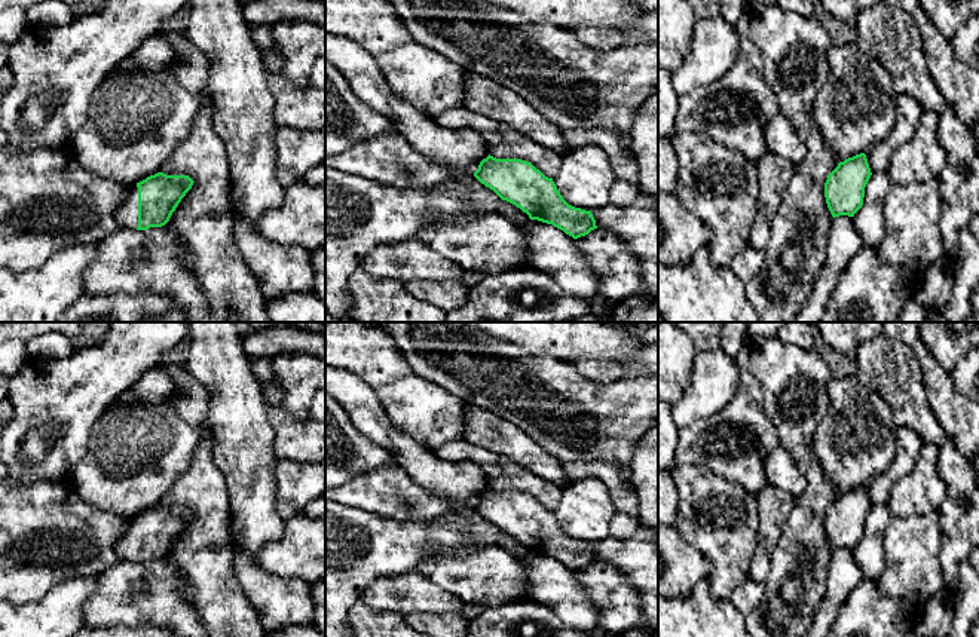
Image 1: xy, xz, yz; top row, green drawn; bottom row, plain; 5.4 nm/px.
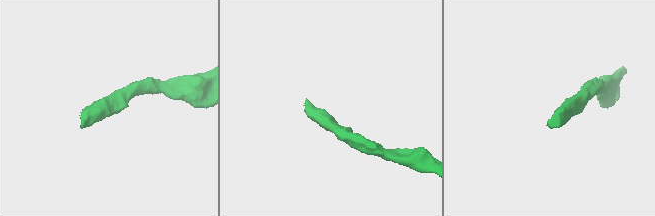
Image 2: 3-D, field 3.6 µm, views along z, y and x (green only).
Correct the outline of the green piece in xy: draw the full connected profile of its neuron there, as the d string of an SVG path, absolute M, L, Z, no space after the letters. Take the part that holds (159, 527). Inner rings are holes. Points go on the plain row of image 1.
M157 505L131 518L116 545L120 560L147 563L165 558L193 515L189 508Z

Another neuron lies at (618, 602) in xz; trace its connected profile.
M594 561L575 572L575 576L600 610L599 627L614 636L646 627L637 589L615 566Z

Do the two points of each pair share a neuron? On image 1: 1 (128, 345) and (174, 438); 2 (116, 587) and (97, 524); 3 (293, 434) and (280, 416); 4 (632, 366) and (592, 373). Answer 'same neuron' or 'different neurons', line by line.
1: different neurons
2: different neurons
3: same neuron
4: same neuron

